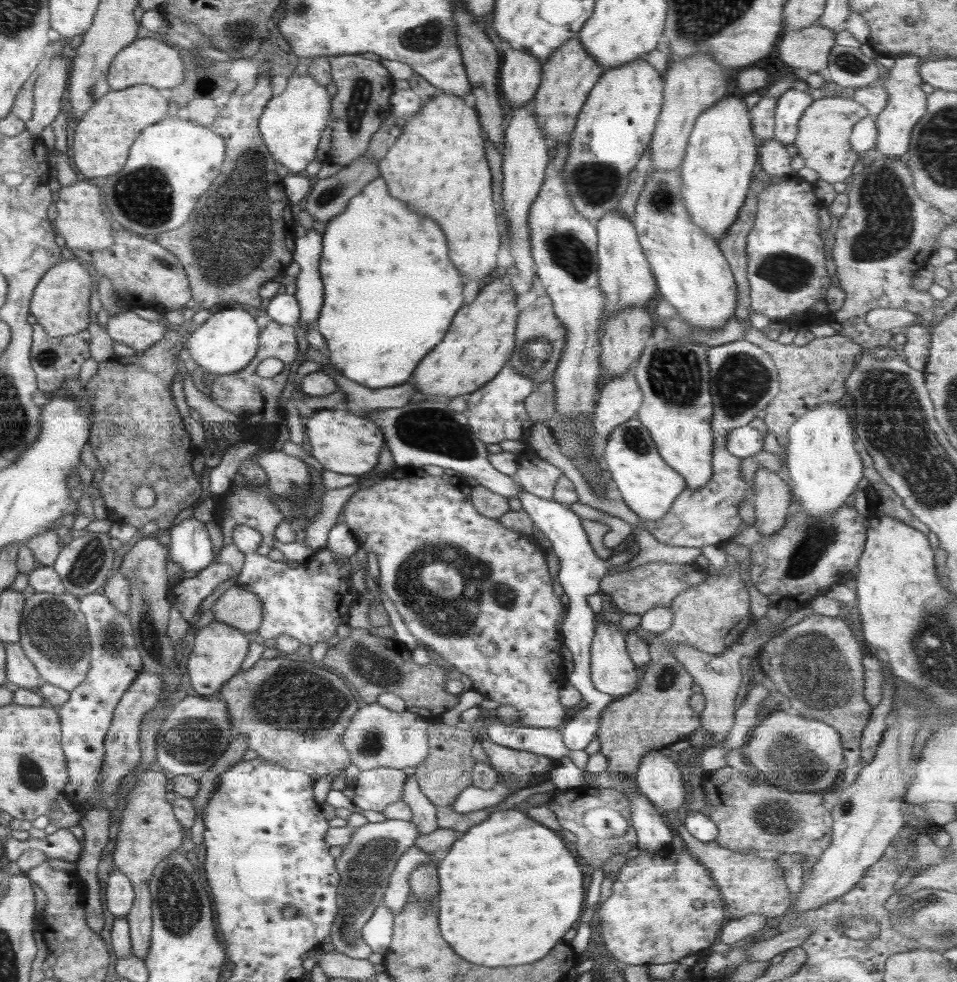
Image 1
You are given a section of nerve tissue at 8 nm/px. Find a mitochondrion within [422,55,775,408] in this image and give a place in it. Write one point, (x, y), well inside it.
(594, 183)

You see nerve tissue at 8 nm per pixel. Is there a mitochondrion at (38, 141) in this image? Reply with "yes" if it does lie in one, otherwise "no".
no

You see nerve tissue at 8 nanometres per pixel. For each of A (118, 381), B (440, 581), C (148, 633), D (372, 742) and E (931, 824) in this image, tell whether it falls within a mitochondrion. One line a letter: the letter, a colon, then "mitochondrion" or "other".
A: other
B: mitochondrion
C: mitochondrion
D: mitochondrion
E: other

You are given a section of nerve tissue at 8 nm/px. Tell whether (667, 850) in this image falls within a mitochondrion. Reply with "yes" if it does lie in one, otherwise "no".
no

